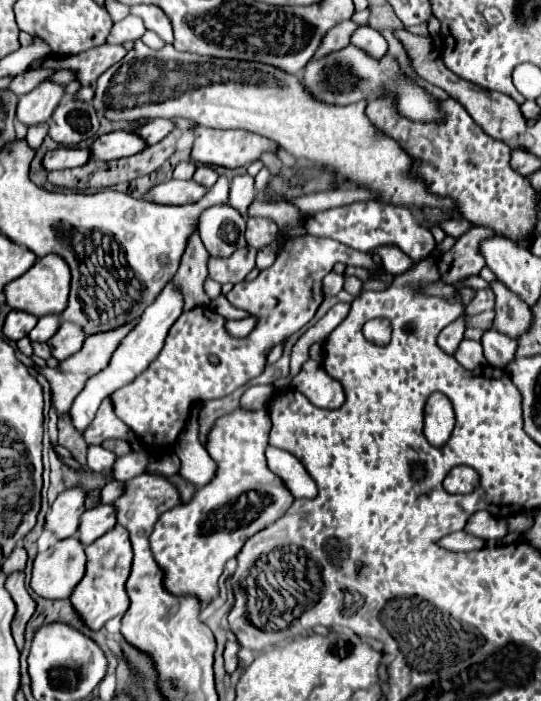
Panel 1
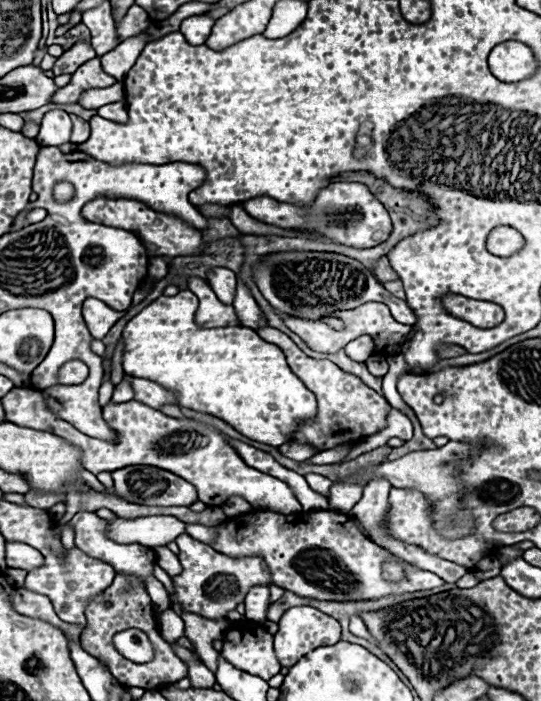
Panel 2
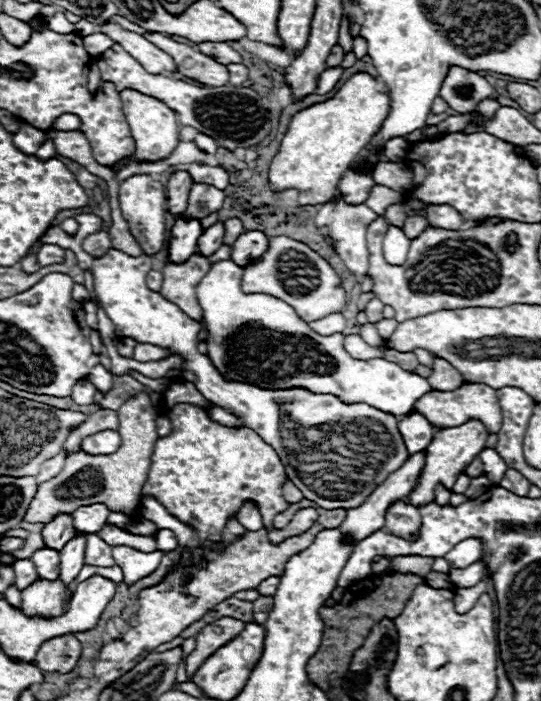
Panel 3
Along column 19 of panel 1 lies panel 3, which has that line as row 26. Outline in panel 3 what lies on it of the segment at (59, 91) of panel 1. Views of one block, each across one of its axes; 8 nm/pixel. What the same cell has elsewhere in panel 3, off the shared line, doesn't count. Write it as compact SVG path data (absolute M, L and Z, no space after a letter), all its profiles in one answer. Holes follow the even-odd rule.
M114 22L104 24L98 30L104 32L104 34L108 34L120 46L124 46L124 50L128 50L148 72L162 74L162 72L176 72L178 70L176 64L174 64L174 60L172 60L172 56L168 56L166 52L162 52L160 48L156 48L144 36L128 32L128 30L122 30Z

